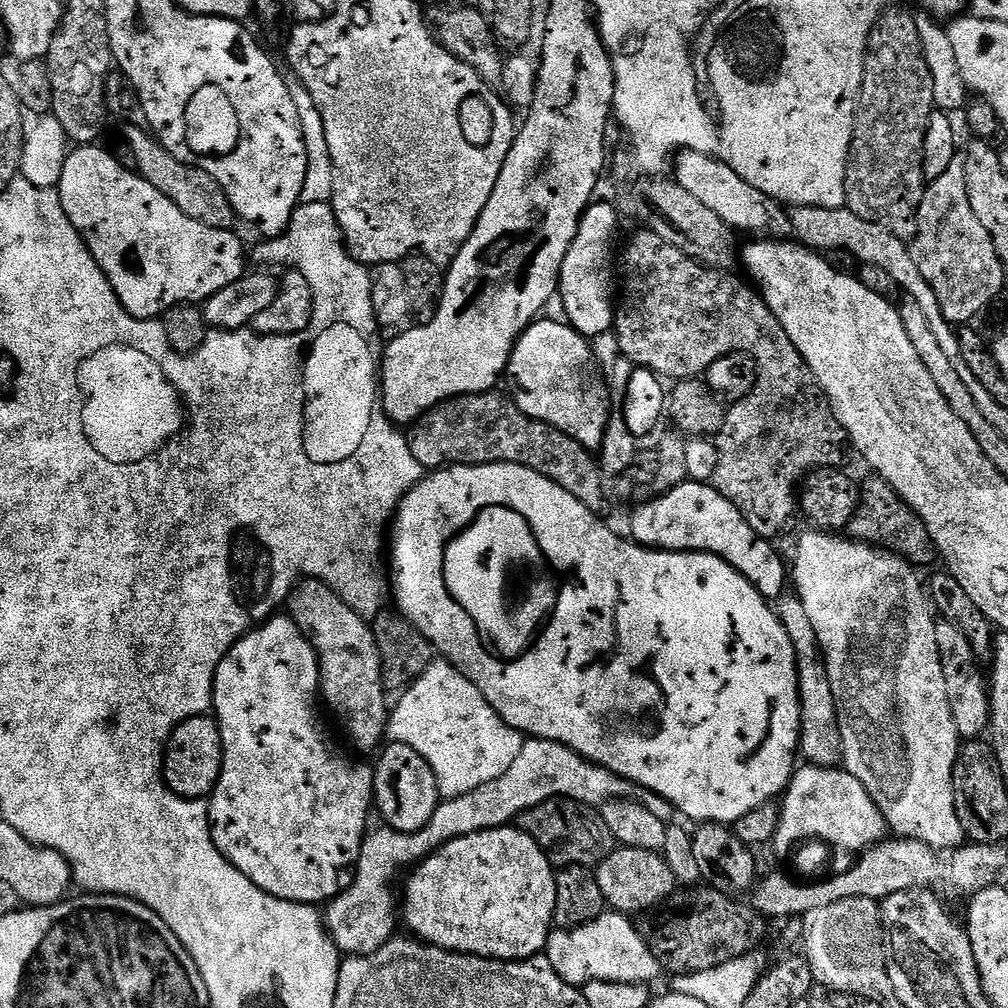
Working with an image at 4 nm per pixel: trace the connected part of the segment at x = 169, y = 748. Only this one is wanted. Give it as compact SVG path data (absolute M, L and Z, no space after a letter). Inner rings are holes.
M211 715L195 716L189 720L183 720L175 730L172 737L164 749L164 783L174 794L185 796L188 800L199 800L211 797L216 788L216 783L222 770L222 738L220 737L220 727L216 725L215 719Z

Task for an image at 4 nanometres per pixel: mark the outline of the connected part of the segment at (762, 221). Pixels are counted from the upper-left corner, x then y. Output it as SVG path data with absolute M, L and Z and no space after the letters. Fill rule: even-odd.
M687 150L675 153L675 160L676 183L682 186L682 190L702 201L713 214L718 214L718 218L722 218L722 222L735 228L737 233L756 232L752 234L767 234L772 238L788 238L793 235L791 215L777 201L772 200L762 190L758 190L758 186L750 186L746 178L734 174L730 166L715 160L713 156Z

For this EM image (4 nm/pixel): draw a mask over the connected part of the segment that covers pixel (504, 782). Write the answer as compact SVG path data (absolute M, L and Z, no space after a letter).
M535 738L525 739L518 758L514 758L510 770L506 770L506 774L502 774L502 778L494 778L494 782L486 782L486 786L478 786L478 790L470 790L470 794L441 799L440 805L434 810L434 818L430 818L430 822L426 822L426 826L422 830L417 832L396 832L393 828L380 826L377 832L375 830L369 831L362 842L360 857L356 859L354 865L356 877L353 878L352 885L349 888L347 885L343 890L337 892L331 900L327 901L326 909L328 908L328 913L325 911L322 919L326 925L328 935L331 936L332 941L345 957L374 954L374 950L386 946L386 942L397 935L398 884L396 888L396 875L399 874L400 868L411 869L419 864L421 860L425 860L431 852L438 851L443 844L459 836L511 825L526 810L530 810L547 800L557 798L577 800L580 804L591 804L593 806L603 806L609 800L637 800L639 804L650 810L650 814L657 815L665 822L675 821L678 816L676 807L666 798L662 798L653 792L647 792L644 788L633 785L628 780L616 776L602 766L589 764L575 750L566 747L565 744Z

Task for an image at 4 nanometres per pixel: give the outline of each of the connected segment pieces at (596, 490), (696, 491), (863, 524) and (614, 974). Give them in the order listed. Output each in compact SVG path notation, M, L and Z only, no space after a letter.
M493 390L473 396L456 396L424 413L410 428L408 445L414 458L418 458L426 470L439 470L458 464L517 464L550 478L550 482L562 486L566 494L574 494L574 498L578 498L578 502L582 502L582 506L590 511L604 514L608 508L608 496L604 493L605 477L597 457L586 446L582 446L582 442L574 442L570 434L562 434L562 430L546 422L538 422L538 418L530 418L530 414L522 414L511 395L499 396L498 393Z
M685 482L674 486L661 496L653 496L640 502L640 505L632 512L631 539L637 544L643 544L645 548L658 548L662 552L709 552L718 558L722 558L738 574L742 574L756 588L757 592L764 595L765 601L776 602L785 595L784 580L786 584L786 564L775 552L773 541L765 540L752 529L750 522L729 502L717 488L711 483L698 484Z
M869 475L865 484L859 485L860 501L856 507L854 518L848 524L847 535L873 546L883 546L904 557L909 564L937 563L938 553L934 546L934 538L930 538L930 530L926 530L926 522L918 518L918 514L882 477Z
M608 910L605 911L603 916L599 916L597 920L590 922L586 926L556 928L548 936L546 955L550 965L552 965L565 983L575 986L583 986L595 980L618 982L619 984L651 985L653 983L652 980L662 976L660 963L658 958L654 958L645 933L641 929L639 932L628 920L631 919L627 915Z

